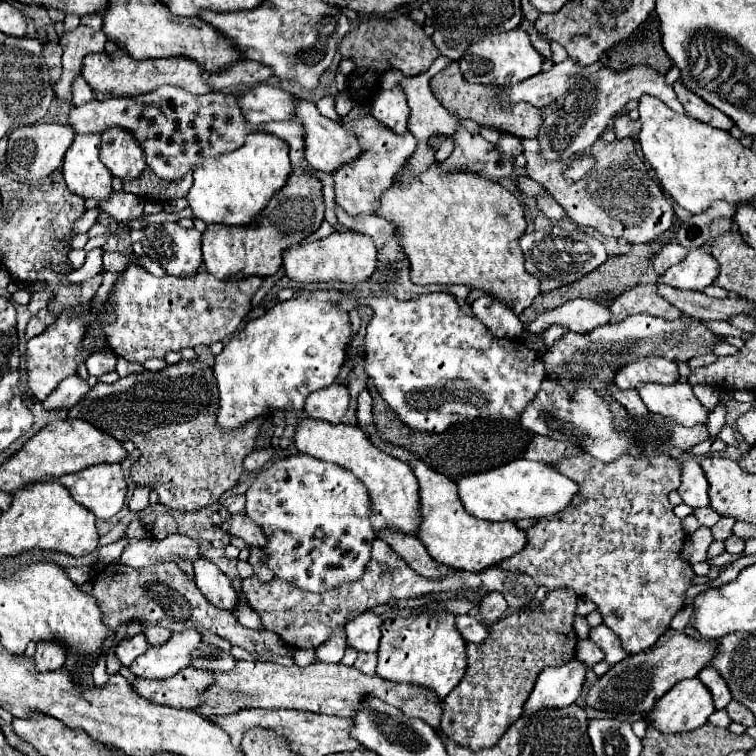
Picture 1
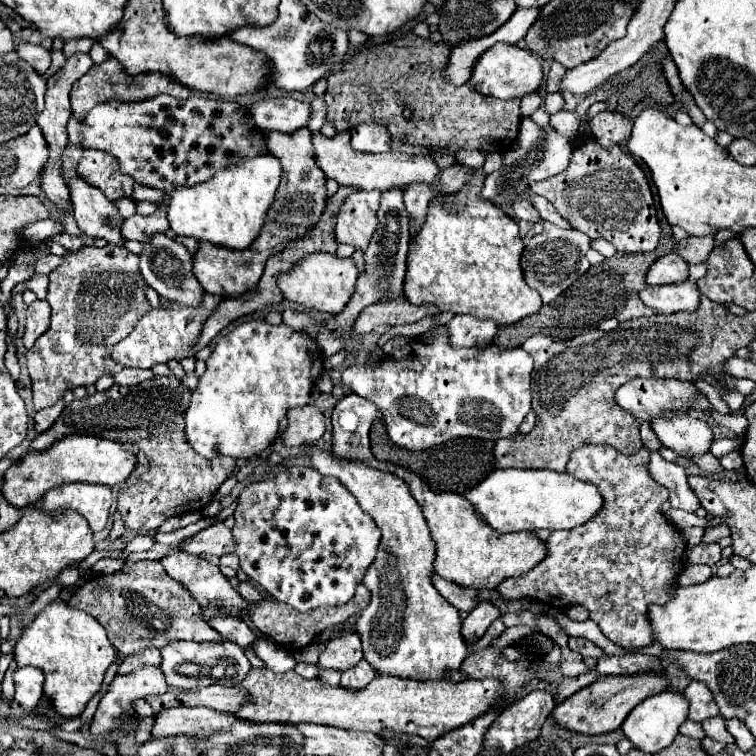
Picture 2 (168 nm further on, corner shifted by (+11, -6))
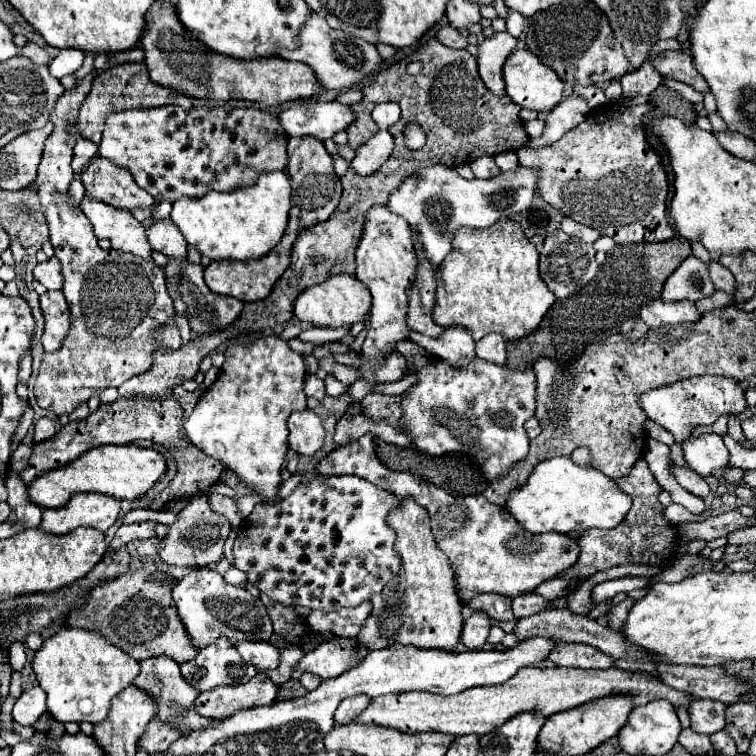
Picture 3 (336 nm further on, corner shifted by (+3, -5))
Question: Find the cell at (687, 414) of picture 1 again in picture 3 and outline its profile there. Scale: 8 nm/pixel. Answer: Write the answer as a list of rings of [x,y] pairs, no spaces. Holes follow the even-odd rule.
[[[706,432],[694,440],[682,442],[686,464],[700,476],[712,476],[714,472],[730,466],[728,448],[722,442],[722,436]]]

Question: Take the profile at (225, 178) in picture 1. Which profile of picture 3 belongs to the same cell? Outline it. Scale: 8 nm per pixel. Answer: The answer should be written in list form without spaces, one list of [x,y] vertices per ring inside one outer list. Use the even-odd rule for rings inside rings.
[[[284,172],[260,174],[258,182],[248,188],[238,188],[234,192],[210,192],[204,198],[180,198],[172,208],[172,222],[184,234],[186,242],[194,246],[202,256],[210,260],[256,260],[268,254],[284,236],[290,212],[290,180]]]

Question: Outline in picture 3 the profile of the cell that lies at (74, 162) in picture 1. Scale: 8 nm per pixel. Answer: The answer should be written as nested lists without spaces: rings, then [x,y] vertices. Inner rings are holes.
[[[84,198],[82,204],[84,214],[92,222],[94,234],[98,238],[108,238],[112,242],[112,248],[116,250],[130,252],[146,260],[152,258],[152,248],[148,244],[146,230],[128,210],[118,210],[88,198]]]

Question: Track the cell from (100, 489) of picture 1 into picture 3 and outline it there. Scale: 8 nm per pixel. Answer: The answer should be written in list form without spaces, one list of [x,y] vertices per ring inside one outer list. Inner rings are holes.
[[[74,494],[68,506],[60,510],[42,510],[40,530],[62,536],[78,526],[96,528],[106,532],[118,518],[120,502],[116,498],[108,498],[104,494]]]

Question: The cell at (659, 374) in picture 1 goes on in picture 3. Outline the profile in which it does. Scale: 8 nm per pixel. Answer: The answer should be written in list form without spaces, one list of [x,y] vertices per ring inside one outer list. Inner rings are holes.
[[[694,376],[670,386],[660,386],[656,390],[644,392],[640,396],[640,406],[650,420],[664,426],[678,444],[690,438],[696,426],[710,426],[722,414],[740,414],[748,404],[740,382],[724,376]]]

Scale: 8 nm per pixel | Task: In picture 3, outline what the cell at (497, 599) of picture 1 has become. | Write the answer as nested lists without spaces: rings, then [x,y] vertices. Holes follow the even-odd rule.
[[[474,612],[462,628],[460,634],[460,642],[468,648],[468,650],[480,650],[486,644],[488,638],[488,630],[490,630],[492,622],[484,612]]]

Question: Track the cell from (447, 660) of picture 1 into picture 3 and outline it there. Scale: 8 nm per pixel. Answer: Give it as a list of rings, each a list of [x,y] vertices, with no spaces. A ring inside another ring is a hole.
[[[400,498],[400,508],[388,516],[388,524],[398,534],[396,550],[402,558],[402,568],[380,594],[372,596],[374,610],[358,640],[366,642],[372,650],[392,644],[412,644],[452,652],[462,634],[462,604],[456,594],[452,566],[432,538],[428,512],[412,498]]]

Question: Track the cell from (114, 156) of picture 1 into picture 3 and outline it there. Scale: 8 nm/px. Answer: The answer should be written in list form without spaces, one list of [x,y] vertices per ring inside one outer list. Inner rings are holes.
[[[96,158],[80,176],[86,194],[84,198],[104,202],[120,210],[150,208],[154,198],[136,186],[130,170],[108,162],[106,158]]]

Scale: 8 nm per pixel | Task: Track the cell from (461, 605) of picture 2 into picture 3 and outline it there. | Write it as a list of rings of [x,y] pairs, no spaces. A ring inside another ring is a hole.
[[[478,594],[476,598],[472,598],[468,602],[468,606],[472,610],[486,612],[492,620],[498,620],[498,622],[514,620],[514,612],[512,612],[510,598],[500,596],[500,594]]]

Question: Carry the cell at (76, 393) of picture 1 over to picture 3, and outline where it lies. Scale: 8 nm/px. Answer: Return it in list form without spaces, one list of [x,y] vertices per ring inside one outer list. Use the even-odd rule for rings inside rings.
[[[40,418],[34,424],[34,442],[44,442],[56,434],[56,426],[50,418]]]

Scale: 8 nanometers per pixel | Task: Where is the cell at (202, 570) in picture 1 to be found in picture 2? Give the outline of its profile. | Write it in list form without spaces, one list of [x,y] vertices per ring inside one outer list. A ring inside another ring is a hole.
[[[224,613],[224,615],[214,615],[208,621],[224,639],[240,645],[240,647],[250,647],[254,641],[254,633],[250,631],[250,627],[242,621],[242,619],[232,619],[232,615]]]

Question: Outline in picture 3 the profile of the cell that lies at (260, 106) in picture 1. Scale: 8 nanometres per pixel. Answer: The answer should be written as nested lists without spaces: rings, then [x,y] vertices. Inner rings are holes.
[[[336,100],[314,102],[296,104],[290,110],[284,110],[278,118],[288,136],[314,136],[324,142],[354,122],[354,110]]]

